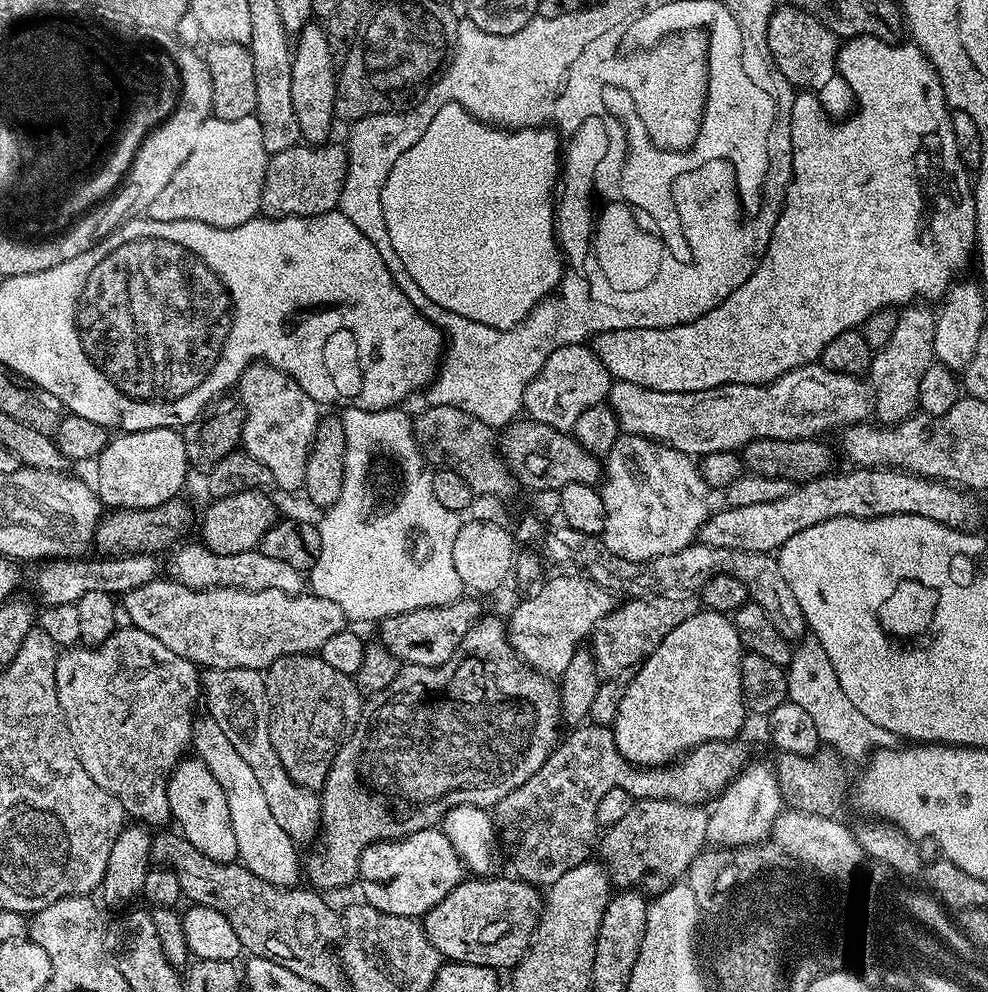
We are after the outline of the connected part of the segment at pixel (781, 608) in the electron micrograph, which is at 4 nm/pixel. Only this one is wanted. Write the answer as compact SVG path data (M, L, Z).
M693 542L674 554L662 554L653 560L641 562L618 558L605 544L592 544L591 578L611 593L624 595L624 598L657 596L674 590L696 592L706 582L710 582L712 576L718 574L730 574L730 578L738 578L738 582L746 586L749 601L766 610L770 622L774 622L782 638L796 642L805 635L802 606L798 606L798 598L794 598L794 593L790 591L790 582L782 578L780 561L771 552L726 550Z

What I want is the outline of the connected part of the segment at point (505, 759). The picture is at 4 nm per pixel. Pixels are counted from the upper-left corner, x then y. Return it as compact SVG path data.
M488 614L481 615L476 624L470 626L466 638L462 638L458 650L445 664L437 668L414 666L413 664L403 665L399 674L394 678L394 682L390 682L386 690L375 693L369 700L372 701L369 704L367 701L363 705L360 721L356 723L348 739L336 751L330 770L326 774L324 787L318 792L320 831L324 845L317 852L306 856L306 880L309 880L307 883L316 890L344 888L347 884L355 885L360 875L362 852L371 844L377 844L380 840L401 840L402 837L414 834L418 830L437 827L443 821L444 815L451 808L457 808L459 804L473 804L476 808L491 809L516 787L522 786L531 775L542 769L543 764L557 748L562 736L562 731L560 732L562 724L560 694L557 681L528 667L512 648L505 621L503 619L500 621L498 617L488 616Z

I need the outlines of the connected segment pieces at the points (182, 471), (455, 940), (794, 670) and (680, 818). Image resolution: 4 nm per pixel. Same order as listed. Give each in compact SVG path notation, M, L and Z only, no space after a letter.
M151 428L141 432L120 432L113 435L102 454L94 461L96 480L94 487L97 496L109 509L118 508L153 508L162 506L162 502L175 500L181 495L180 487L190 473L190 465L186 458L186 446L183 435L175 428Z
M465 878L422 918L430 946L445 961L511 970L528 952L540 921L542 892L517 878Z
M804 638L795 645L792 660L786 669L788 673L788 700L807 710L814 726L818 730L821 745L831 751L840 753L845 761L867 761L879 748L897 747L898 738L890 734L890 730L882 730L882 726L874 726L866 714L861 714L846 698L842 685L838 683L838 674L834 674L834 666L830 666L830 658L826 658L826 650L815 638Z
M676 800L633 802L629 812L603 833L598 844L599 859L609 881L617 889L628 890L652 872L652 888L656 894L667 893L673 885L683 881L696 856L706 848L709 813L702 809L694 804L679 804Z

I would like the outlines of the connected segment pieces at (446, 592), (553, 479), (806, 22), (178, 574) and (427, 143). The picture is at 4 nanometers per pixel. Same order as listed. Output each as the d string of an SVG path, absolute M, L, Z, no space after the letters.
M397 406L394 408L383 408L382 410L358 410L357 408L345 408L342 412L342 419L346 426L346 470L344 471L344 481L342 482L342 494L339 496L338 502L334 502L334 506L327 508L323 515L321 515L324 517L322 517L321 520L318 520L318 527L320 529L320 553L314 562L314 566L310 569L310 588L315 595L326 598L330 602L334 602L334 606L338 606L343 610L345 617L347 617L349 621L373 620L373 622L379 622L381 620L385 620L388 616L402 614L403 612L409 612L410 610L446 606L447 604L453 604L455 600L461 599L462 593L465 591L462 578L458 578L458 569L454 567L454 538L458 538L458 530L462 523L461 517L455 512L446 510L446 506L442 506L442 502L438 502L438 497L434 495L434 482L432 481L433 469L430 467L428 461L425 460L424 453L421 451L419 444L417 444L413 417L411 415L408 417L407 414L403 412L404 410L405 409L403 407Z
M517 418L503 429L498 440L498 452L517 481L523 487L525 484L528 488L536 488L537 493L559 493L560 489L574 482L596 486L602 480L601 457L582 450L575 435L559 432L531 418Z
M773 8L768 23L768 45L778 70L782 70L793 89L817 90L830 78L838 75L836 64L838 65L840 60L841 37L835 36L829 28L822 26L822 22L818 22L818 18L814 18L802 8Z
M199 542L179 548L175 549L177 552L172 560L171 575L187 588L241 588L251 592L282 590L282 594L291 596L301 595L306 588L305 573L294 570L294 566L289 566L286 562L266 558L266 554L259 550L242 554L214 554L214 550L204 547Z
M450 102L440 107L430 126L426 126L426 134L422 134L422 138L418 138L418 142L414 142L414 146L410 146L410 150L406 150L406 154L402 154L402 158L398 158L394 166L390 166L386 186L382 186L382 214L386 218L386 234L390 234L390 246L398 250L398 258L402 258L418 290L422 290L422 294L426 294L426 298L430 298L430 302L440 308L454 314L462 314L462 318L470 318L485 328L496 328L500 332L517 328L524 319L520 312L512 312L512 308L508 308L508 300L512 300L512 296L504 296L504 292L508 292L508 288L512 288L516 280L512 280L512 276L504 276L504 272L512 272L512 268L520 268L520 264L524 264L524 272L528 272L528 280L532 280L532 284L528 284L528 292L532 292L532 300L539 304L547 294L546 289L555 284L556 275L563 270L562 249L558 243L554 219L554 193L560 180L560 171L557 168L559 162L557 139L548 130L506 132L497 125L472 116L458 103Z

